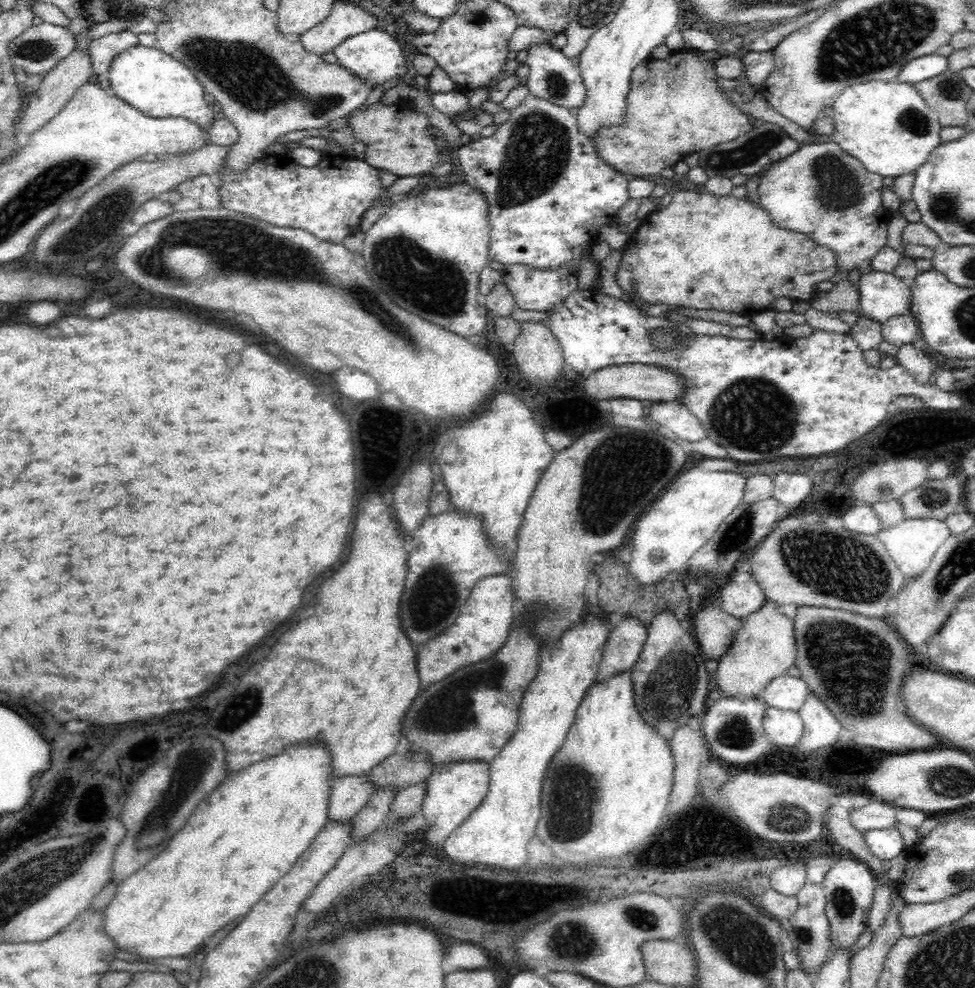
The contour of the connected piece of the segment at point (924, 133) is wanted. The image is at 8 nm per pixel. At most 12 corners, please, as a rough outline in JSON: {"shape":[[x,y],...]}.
{"shape":[[915,86],[844,88],[830,140],[868,172],[914,172],[942,143]]}

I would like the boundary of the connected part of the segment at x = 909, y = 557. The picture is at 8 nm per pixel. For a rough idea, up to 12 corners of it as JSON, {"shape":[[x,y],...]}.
{"shape":[[906,518],[877,535],[907,581],[951,536],[945,521]]}

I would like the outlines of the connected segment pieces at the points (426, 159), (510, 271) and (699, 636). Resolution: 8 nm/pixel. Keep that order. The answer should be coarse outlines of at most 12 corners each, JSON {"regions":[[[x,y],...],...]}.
{"regions":[[[410,100],[354,111],[364,160],[396,176],[441,164]],[[567,264],[548,272],[505,265],[522,310],[545,311],[577,289]],[[716,606],[698,609],[690,632],[708,659],[720,658],[743,626]]]}

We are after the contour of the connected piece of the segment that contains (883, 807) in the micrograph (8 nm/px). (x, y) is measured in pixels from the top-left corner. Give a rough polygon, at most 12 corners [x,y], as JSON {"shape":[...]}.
{"shape":[[871,800],[848,813],[860,833],[894,827],[893,807]]}

